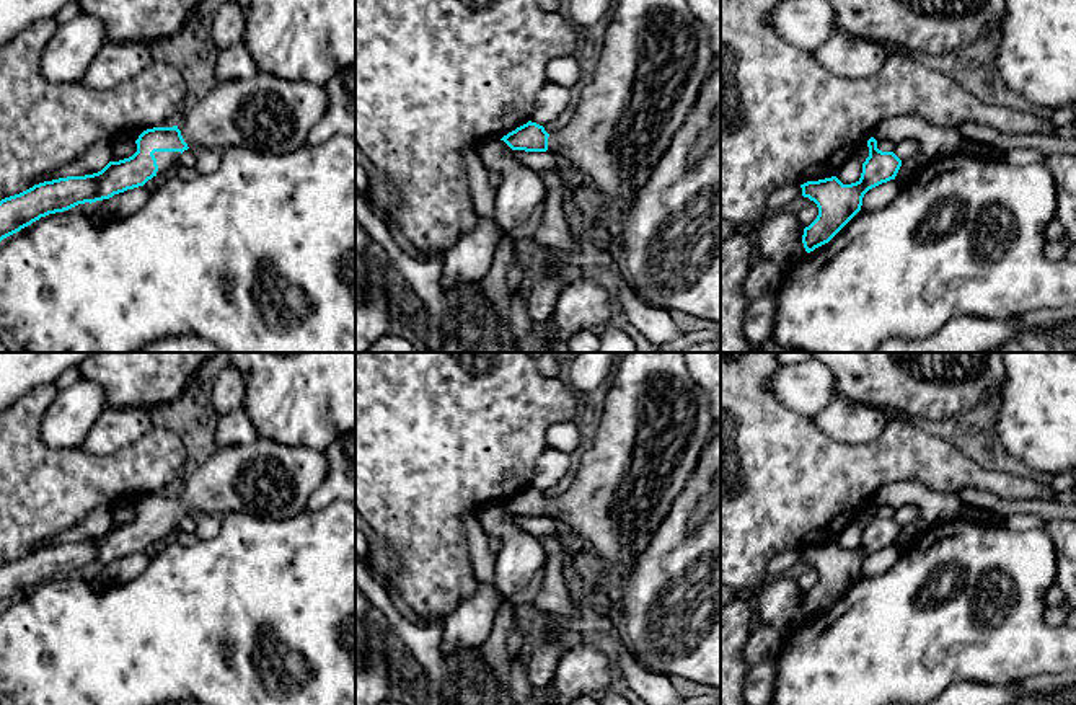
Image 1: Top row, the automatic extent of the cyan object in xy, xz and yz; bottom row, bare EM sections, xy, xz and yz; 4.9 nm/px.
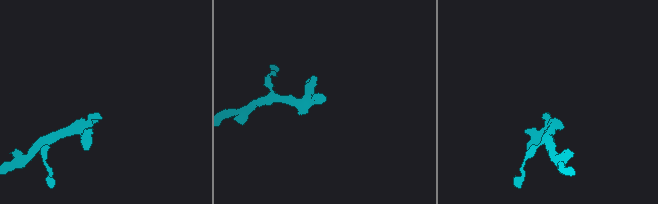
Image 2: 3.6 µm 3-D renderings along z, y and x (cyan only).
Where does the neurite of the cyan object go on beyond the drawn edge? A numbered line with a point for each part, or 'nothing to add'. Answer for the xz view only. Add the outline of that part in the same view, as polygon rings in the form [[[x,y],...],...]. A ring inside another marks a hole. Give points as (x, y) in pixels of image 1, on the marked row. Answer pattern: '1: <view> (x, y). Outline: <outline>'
1: xz (656, 56). Outline: [[[615,0],[595,75],[569,124],[548,137],[548,150],[587,173],[598,191],[626,209],[652,176],[717,64],[709,33],[686,0]]]

